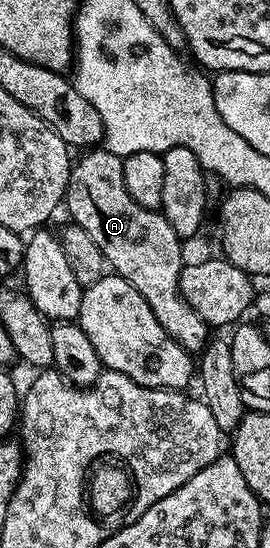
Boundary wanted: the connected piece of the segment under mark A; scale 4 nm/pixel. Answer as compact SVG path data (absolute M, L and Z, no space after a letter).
M92 148L85 154L88 155L81 162L77 161L73 165L72 179L68 181L66 210L68 206L68 214L72 217L69 219L81 226L90 236L90 240L94 240L96 247L103 252L107 265L126 279L144 297L146 304L150 304L154 316L158 316L158 322L162 324L162 328L166 328L168 335L189 354L199 355L209 344L210 328L180 295L180 274L186 265L184 250L180 247L183 246L182 239L174 232L174 228L170 228L160 210L142 208L142 204L138 204L134 196L130 196L124 183L124 159L110 153L106 148Z

